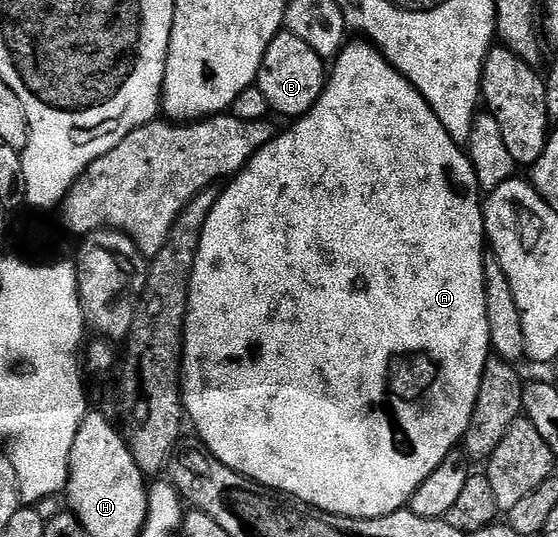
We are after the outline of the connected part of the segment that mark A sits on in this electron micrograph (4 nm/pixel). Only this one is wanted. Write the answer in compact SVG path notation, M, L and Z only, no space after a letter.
M350 42L350 43L347 43L347 44L346 44L346 45L345 45L345 47L343 47L343 49L342 49L342 51L341 51L341 52L339 52L339 53L338 53L338 55L337 55L337 56L335 56L335 57L333 57L333 60L332 60L332 67L331 67L331 68L330 68L330 69L329 69L329 72L328 72L328 75L327 75L327 77L326 77L326 84L325 84L325 85L324 85L324 87L323 87L323 88L322 88L322 93L321 93L321 94L320 94L320 98L319 98L319 99L318 99L318 101L316 101L316 103L314 103L314 105L312 105L312 107L311 107L311 108L310 108L310 109L309 109L309 110L307 110L307 112L305 112L305 114L303 114L303 116L299 116L299 117L297 117L297 119L295 119L295 120L294 120L294 121L293 121L293 123L291 123L291 124L294 124L294 125L292 125L292 126L291 126L291 128L290 128L290 129L288 129L288 130L287 130L287 132L282 132L282 131L279 131L279 132L278 132L278 133L277 133L277 134L275 134L275 135L274 135L274 136L273 136L273 138L272 138L272 139L270 139L270 140L269 140L269 142L267 142L267 143L266 143L266 144L265 144L265 146L264 146L264 147L263 147L263 148L261 148L261 149L260 149L260 150L259 150L259 152L255 152L255 153L254 153L254 155L253 155L253 156L251 156L251 157L250 157L250 161L248 161L248 162L247 162L247 164L246 164L246 165L244 165L244 166L243 166L243 167L242 167L242 171L241 171L241 172L239 172L239 173L237 173L237 175L235 175L235 176L234 176L234 177L233 177L233 179L231 179L231 180L230 180L230 181L229 181L229 183L227 183L227 184L230 184L230 183L231 183L231 184L230 184L230 185L228 185L228 186L227 186L227 188L226 188L226 189L225 189L225 188L224 188L224 187L223 187L223 188L222 188L222 189L221 189L221 192L220 192L220 195L219 195L219 197L218 197L218 201L217 201L217 202L215 202L215 203L214 203L214 205L213 205L213 206L212 206L212 214L208 214L208 222L204 222L204 234L200 234L200 246L199 246L199 247L198 247L198 249L197 249L197 250L196 250L196 254L195 254L195 255L194 255L194 269L193 269L193 270L192 270L192 274L191 274L191 275L190 275L190 301L189 301L189 302L188 302L188 306L187 306L187 307L186 307L186 327L185 327L185 329L184 329L184 331L183 331L183 334L182 334L182 379L181 379L181 381L180 381L180 383L181 383L181 385L182 385L182 406L183 406L183 409L184 409L184 412L185 412L185 415L186 415L186 416L187 416L187 417L188 417L188 420L189 420L189 423L190 423L190 420L191 420L191 422L192 422L192 423L194 423L194 428L195 428L195 430L196 430L196 431L198 431L198 436L199 436L199 438L200 438L200 439L202 439L202 440L203 440L203 441L202 441L202 440L199 440L199 441L201 441L201 443L202 443L202 444L203 444L203 445L204 445L204 447L205 447L205 449L206 449L206 451L207 451L207 452L211 452L211 453L212 453L212 455L214 455L214 456L215 456L215 458L217 458L217 459L218 459L218 460L219 460L219 461L220 461L220 462L224 462L224 466L228 466L228 467L229 467L229 468L231 468L231 469L232 469L232 470L236 470L236 471L237 471L237 472L238 472L238 473L239 473L239 474L241 474L241 475L242 475L242 476L247 476L247 477L248 477L248 479L249 479L249 480L254 480L254 481L255 481L255 482L256 482L256 483L257 483L257 484L262 484L262 485L264 485L264 486L265 486L265 487L266 487L266 488L274 488L274 489L275 489L275 490L277 490L277 492L285 492L285 493L286 493L286 495L288 495L288 496L295 496L295 497L296 497L296 498L297 498L297 500L303 500L303 501L304 501L304 502L305 502L305 503L306 503L306 504L311 504L311 505L312 505L312 506L313 506L313 507L314 507L314 508L318 508L318 509L319 509L319 510L321 510L321 511L322 511L322 512L330 512L330 513L331 513L331 514L333 514L333 515L334 515L334 516L347 516L347 517L348 517L348 518L352 518L352 519L353 519L353 520L371 520L371 519L372 519L372 518L380 518L380 517L381 517L381 516L387 516L387 515L388 515L388 514L392 514L392 513L393 513L393 512L401 512L401 511L403 511L403 509L405 509L405 508L406 508L406 507L407 507L407 505L409 505L409 502L410 502L410 499L411 499L411 498L412 498L412 494L413 494L413 493L414 493L414 491L415 491L415 490L416 490L416 486L420 486L420 482L424 482L424 478L428 478L428 474L432 474L432 470L436 470L436 466L440 466L440 462L444 462L444 458L448 458L448 454L449 454L449 453L450 453L450 452L453 452L453 451L455 451L455 449L457 449L457 448L458 448L458 447L459 447L459 445L461 445L461 442L462 442L462 438L463 438L463 436L465 436L465 435L466 435L466 431L467 431L467 430L468 430L468 422L472 422L472 410L473 410L473 409L474 409L474 407L475 407L475 406L476 406L476 398L477 398L477 397L478 397L478 395L479 395L479 394L480 394L480 378L481 378L481 377L482 377L482 375L483 375L483 374L484 374L484 366L485 366L485 365L486 365L486 361L487 361L487 360L489 360L489 359L491 359L491 356L492 356L492 349L491 349L491 346L490 346L490 335L489 335L489 334L488 334L488 310L487 310L487 309L486 309L486 303L485 303L485 302L484 302L484 286L485 286L485 285L486 285L486 283L485 283L485 282L484 282L484 266L485 266L485 265L486 265L486 260L485 260L485 259L484 259L484 255L483 255L483 256L482 256L482 244L483 244L483 248L484 248L484 245L485 245L485 244L486 244L486 243L487 243L487 238L486 238L486 217L485 217L485 215L484 215L484 196L483 196L483 193L482 193L482 192L481 192L481 191L480 191L480 189L479 189L479 187L478 187L478 179L477 179L477 178L476 178L476 174L475 174L475 173L474 173L474 167L473 167L473 166L472 166L472 162L471 162L471 161L470 161L470 158L469 158L469 155L467 155L467 153L466 153L466 152L465 152L465 151L463 151L463 149L462 149L462 148L461 148L461 147L460 147L460 144L459 144L459 141L456 141L456 140L454 140L454 139L452 139L452 137L451 137L451 136L450 136L450 135L449 135L449 134L448 134L448 130L444 130L444 126L440 126L440 118L436 118L436 114L435 114L435 113L434 113L434 111L433 111L433 110L432 110L432 106L428 106L428 102L424 102L424 98L423 98L423 97L422 97L422 95L421 95L421 94L420 94L420 90L416 90L416 86L412 86L412 82L408 82L408 78L404 78L404 77L403 77L403 76L401 76L401 75L400 75L400 73L399 73L399 72L398 72L398 71L397 71L397 70L396 70L396 69L394 69L394 67L393 67L393 66L392 66L392 65L390 65L390 63L388 63L388 61L387 61L387 60L386 60L386 59L384 59L384 58L383 58L383 57L382 57L382 55L380 55L380 53L379 53L379 52L378 52L378 50L377 50L377 48L375 48L375 47L374 47L374 45L373 45L373 44L371 44L371 43L369 43L369 42L358 42L358 43L362 43L362 44L353 44L353 42Z

